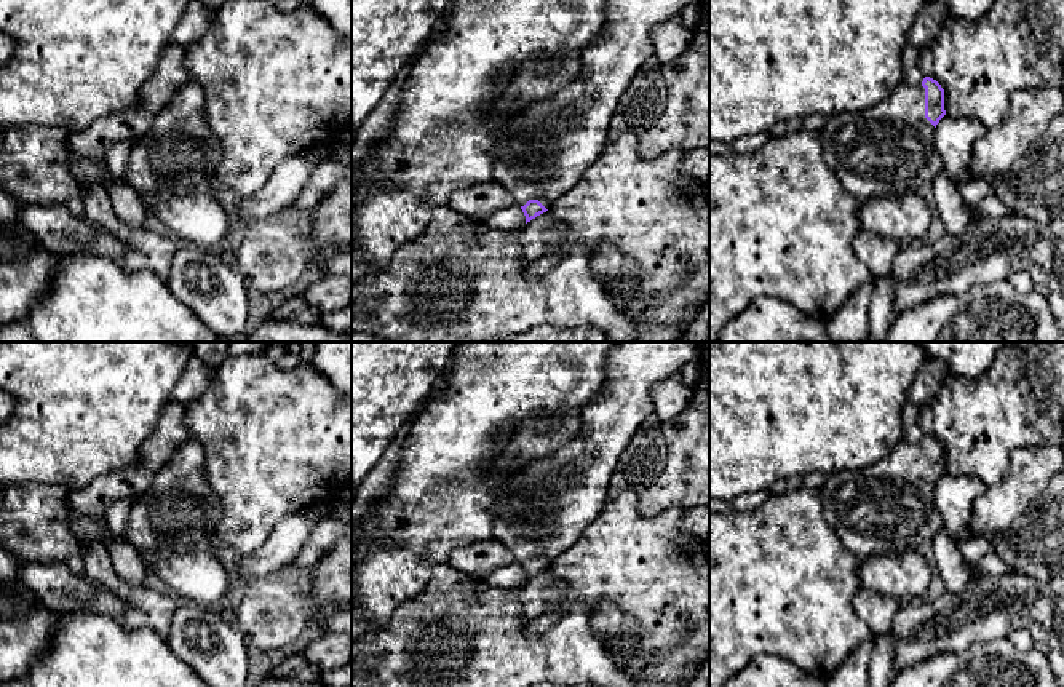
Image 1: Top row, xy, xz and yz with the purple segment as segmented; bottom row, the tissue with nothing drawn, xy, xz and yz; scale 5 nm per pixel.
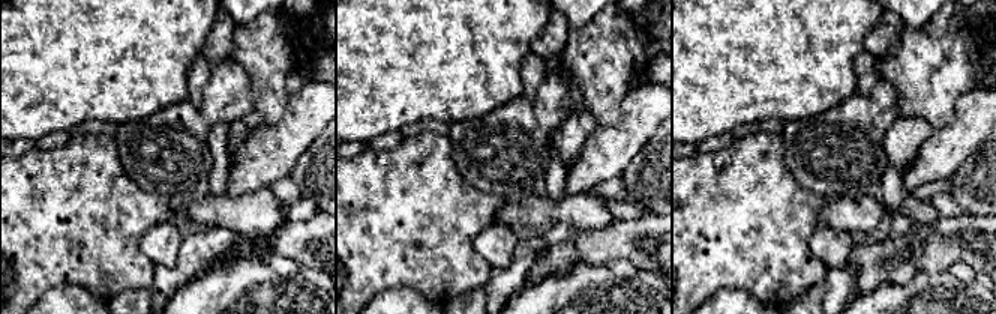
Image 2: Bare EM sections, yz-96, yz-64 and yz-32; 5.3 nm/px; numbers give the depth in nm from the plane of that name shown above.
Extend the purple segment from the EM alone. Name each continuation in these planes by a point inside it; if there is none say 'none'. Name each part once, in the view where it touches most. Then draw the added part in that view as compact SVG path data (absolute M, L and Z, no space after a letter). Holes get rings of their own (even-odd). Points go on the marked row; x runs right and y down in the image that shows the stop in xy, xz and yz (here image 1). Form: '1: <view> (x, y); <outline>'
1: yz (889, 150); M903 83L867 110L828 117L820 136L824 163L852 195L863 200L920 197L935 205L933 179L943 169L943 163L935 147L935 126L925 118L922 83Z

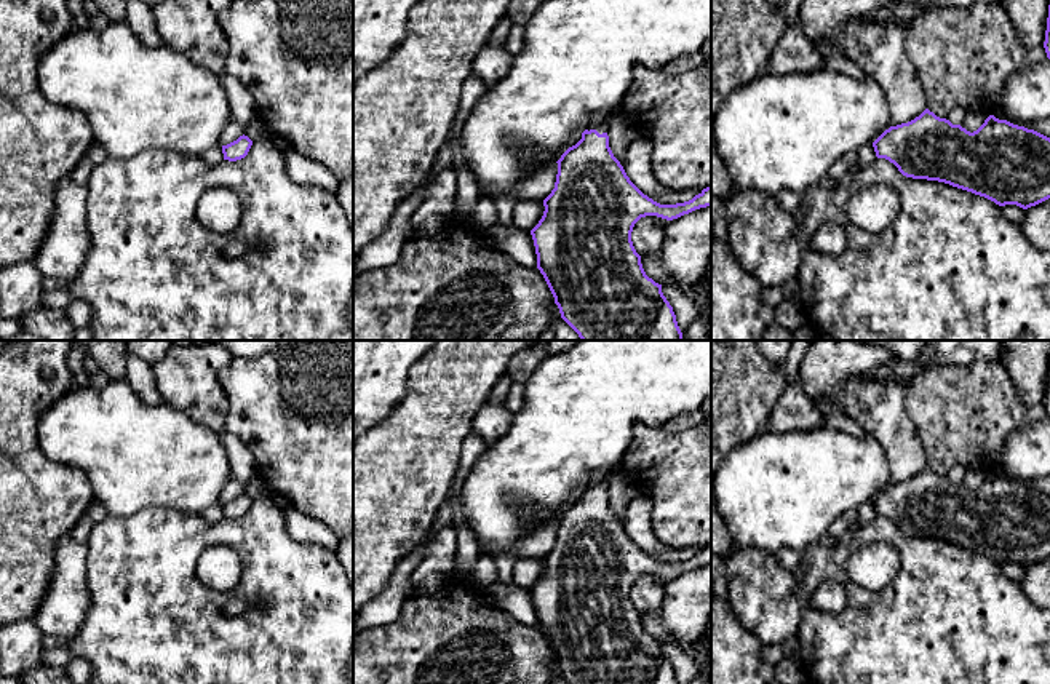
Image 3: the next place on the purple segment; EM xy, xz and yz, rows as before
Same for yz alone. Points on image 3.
none

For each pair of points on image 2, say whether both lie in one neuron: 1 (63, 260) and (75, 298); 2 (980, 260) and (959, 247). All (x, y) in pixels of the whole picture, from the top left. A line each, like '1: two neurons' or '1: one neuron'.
1: two neurons
2: one neuron

